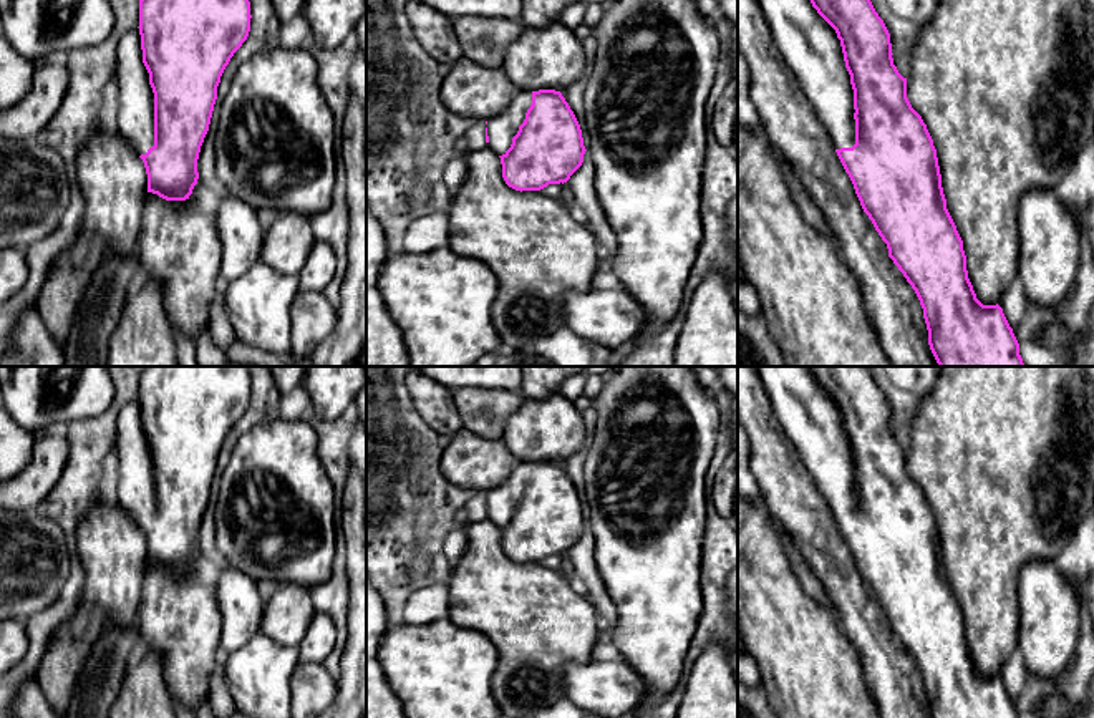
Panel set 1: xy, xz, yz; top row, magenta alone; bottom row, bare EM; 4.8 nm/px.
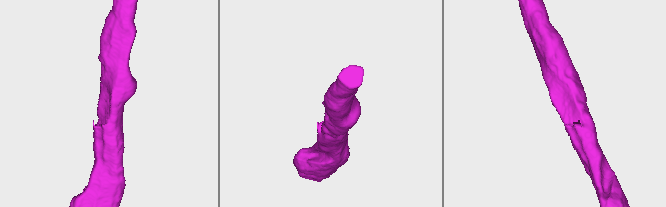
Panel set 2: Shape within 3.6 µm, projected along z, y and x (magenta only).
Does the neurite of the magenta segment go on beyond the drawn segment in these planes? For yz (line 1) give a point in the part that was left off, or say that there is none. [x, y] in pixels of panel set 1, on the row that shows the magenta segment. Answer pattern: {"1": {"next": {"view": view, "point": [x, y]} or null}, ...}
{"1": {"next": {"view": "yz", "point": [809, 45]}}}

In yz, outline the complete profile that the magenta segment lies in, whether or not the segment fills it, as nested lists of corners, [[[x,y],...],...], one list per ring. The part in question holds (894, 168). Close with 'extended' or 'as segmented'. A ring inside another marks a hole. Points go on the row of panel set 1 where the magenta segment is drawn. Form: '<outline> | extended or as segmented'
[[[758,0],[758,3],[767,22],[776,46],[779,48],[787,66],[794,71],[796,78],[799,80],[802,91],[811,99],[814,111],[820,119],[822,126],[827,129],[829,139],[832,141],[835,153],[854,184],[855,194],[860,201],[864,212],[869,216],[875,230],[887,244],[888,257],[903,274],[903,277],[912,285],[912,289],[915,290],[920,300],[920,305],[923,308],[923,318],[928,330],[928,345],[937,363],[940,366],[1024,366],[1023,358],[1019,355],[1019,343],[1003,313],[1003,308],[998,303],[983,305],[976,298],[973,285],[968,279],[963,240],[946,209],[946,199],[942,187],[942,174],[940,174],[933,139],[922,116],[912,108],[907,98],[907,78],[903,78],[898,73],[897,66],[893,65],[890,33],[883,20],[875,12],[872,2],[870,0]]] | extended

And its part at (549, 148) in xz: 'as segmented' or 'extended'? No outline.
extended

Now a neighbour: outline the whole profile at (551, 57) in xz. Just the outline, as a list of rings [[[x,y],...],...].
[[[557,20],[524,28],[509,46],[502,68],[517,91],[562,91],[583,75],[587,56],[582,40]]]

